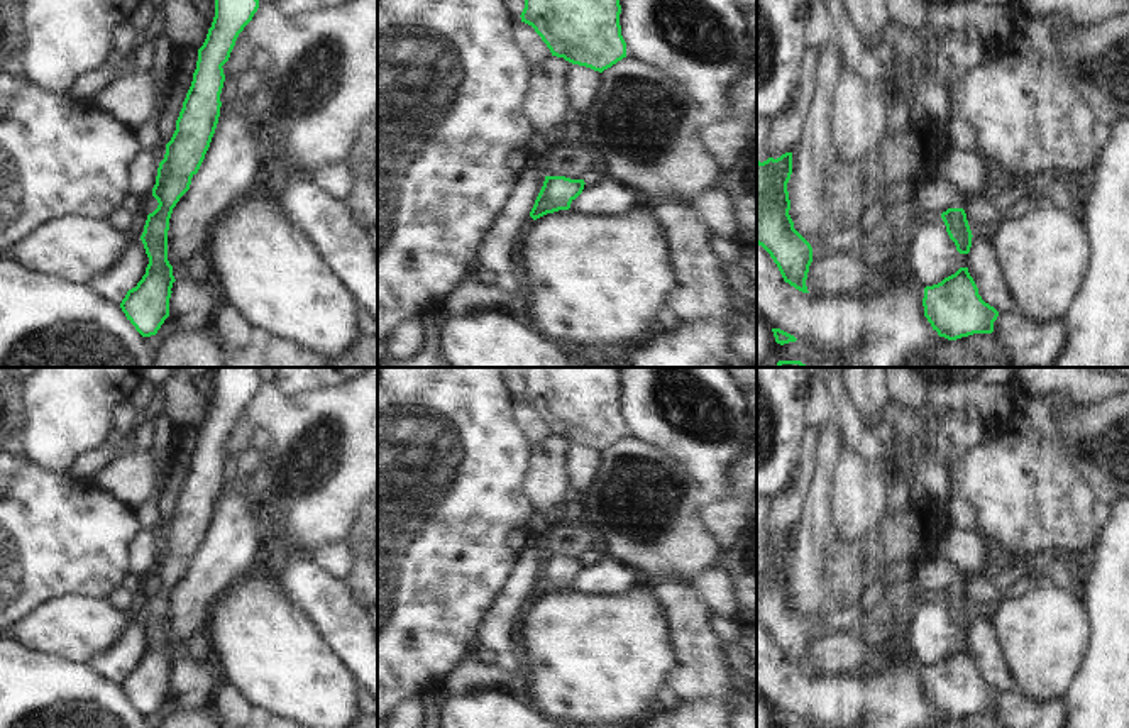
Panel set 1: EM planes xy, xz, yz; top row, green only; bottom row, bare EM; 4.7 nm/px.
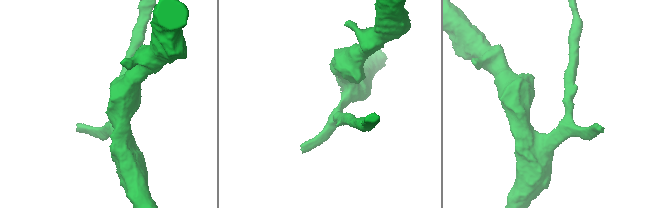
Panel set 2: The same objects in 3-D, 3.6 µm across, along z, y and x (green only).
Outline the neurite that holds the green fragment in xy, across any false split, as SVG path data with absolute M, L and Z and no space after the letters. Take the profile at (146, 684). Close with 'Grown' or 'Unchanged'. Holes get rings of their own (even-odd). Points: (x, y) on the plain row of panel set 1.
M217 367L215 396L198 428L191 466L157 547L152 576L159 584L147 594L140 615L149 643L142 659L120 682L127 699L142 716L156 714L169 696L171 667L176 660L168 640L169 598L179 577L190 569L191 557L198 552L215 513L225 461L222 445L257 388L257 367Z. Unchanged

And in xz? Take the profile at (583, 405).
M525 367L520 396L535 408L552 435L603 452L626 437L620 393L620 367Z. Unchanged

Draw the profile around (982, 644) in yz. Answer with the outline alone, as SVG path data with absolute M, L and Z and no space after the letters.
M982 608L972 616L968 652L985 682L999 692L1016 691L1016 682L999 647L989 609Z

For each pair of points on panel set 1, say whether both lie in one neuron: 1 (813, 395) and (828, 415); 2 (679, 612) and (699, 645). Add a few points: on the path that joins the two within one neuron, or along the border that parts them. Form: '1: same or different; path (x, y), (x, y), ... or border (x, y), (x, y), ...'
1: same; path (816, 400), (823, 410)
2: same; path (688, 620), (691, 637)

